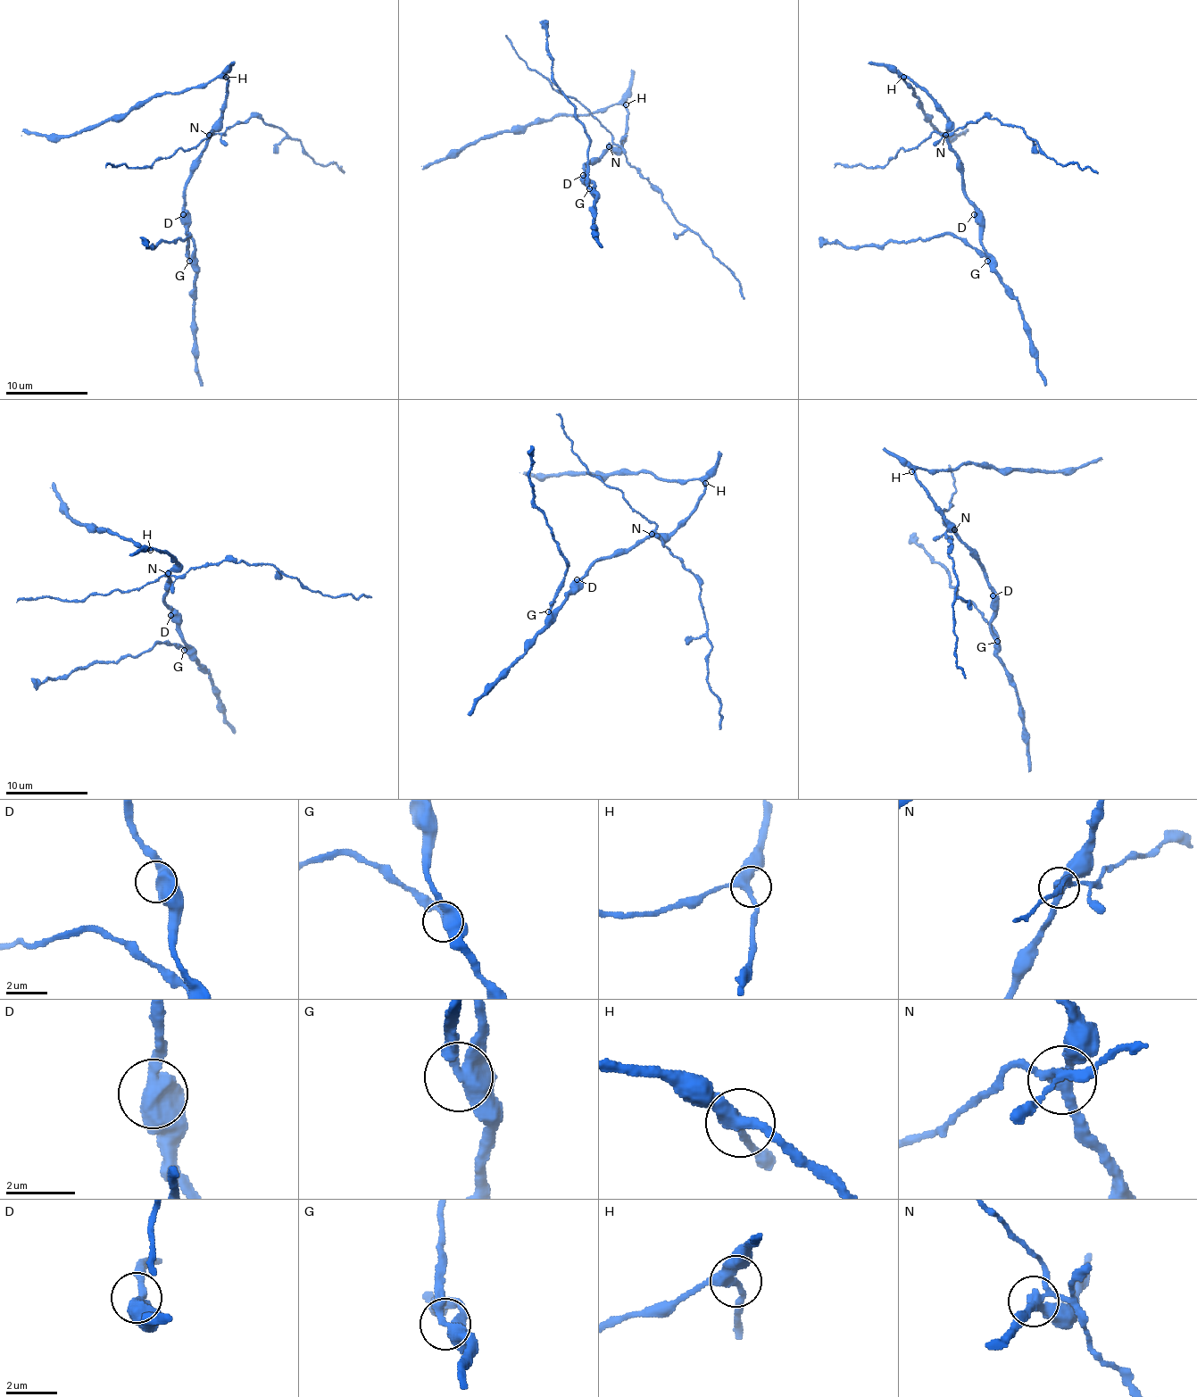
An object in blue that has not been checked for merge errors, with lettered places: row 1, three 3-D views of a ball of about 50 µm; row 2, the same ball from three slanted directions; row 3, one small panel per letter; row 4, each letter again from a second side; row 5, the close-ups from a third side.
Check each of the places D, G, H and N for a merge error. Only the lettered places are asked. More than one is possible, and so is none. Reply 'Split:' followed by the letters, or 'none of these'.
Split: G, N

